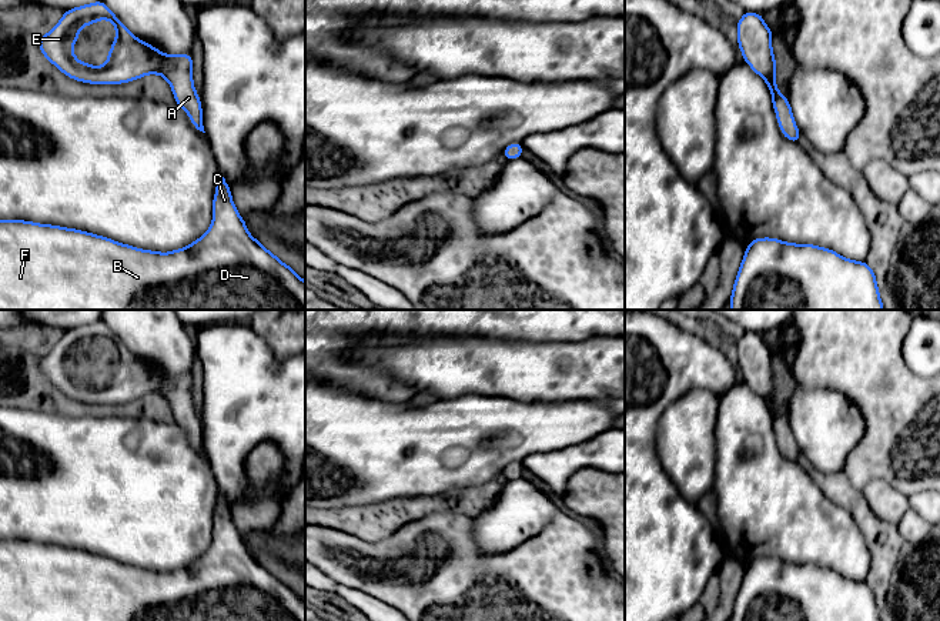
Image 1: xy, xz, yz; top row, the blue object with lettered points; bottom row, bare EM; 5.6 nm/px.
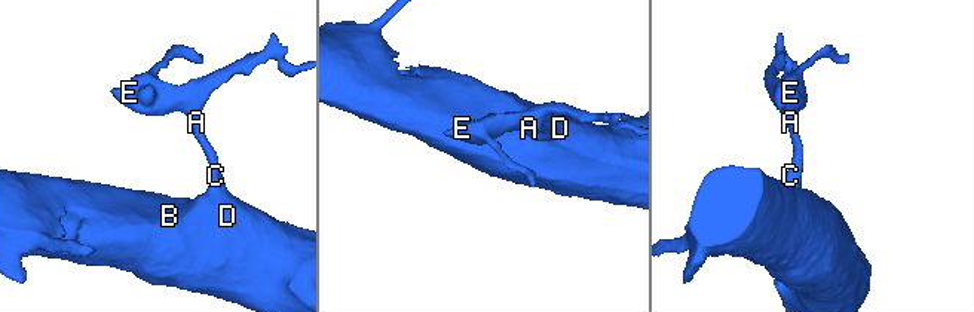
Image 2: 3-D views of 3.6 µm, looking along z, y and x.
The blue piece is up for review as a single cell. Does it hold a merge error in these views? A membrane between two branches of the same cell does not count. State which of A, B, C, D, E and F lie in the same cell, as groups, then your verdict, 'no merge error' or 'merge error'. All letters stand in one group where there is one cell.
groups A B C D E F; no merge error

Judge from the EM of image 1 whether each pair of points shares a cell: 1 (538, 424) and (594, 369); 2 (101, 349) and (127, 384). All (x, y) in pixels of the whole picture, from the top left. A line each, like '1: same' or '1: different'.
1: different
2: same

